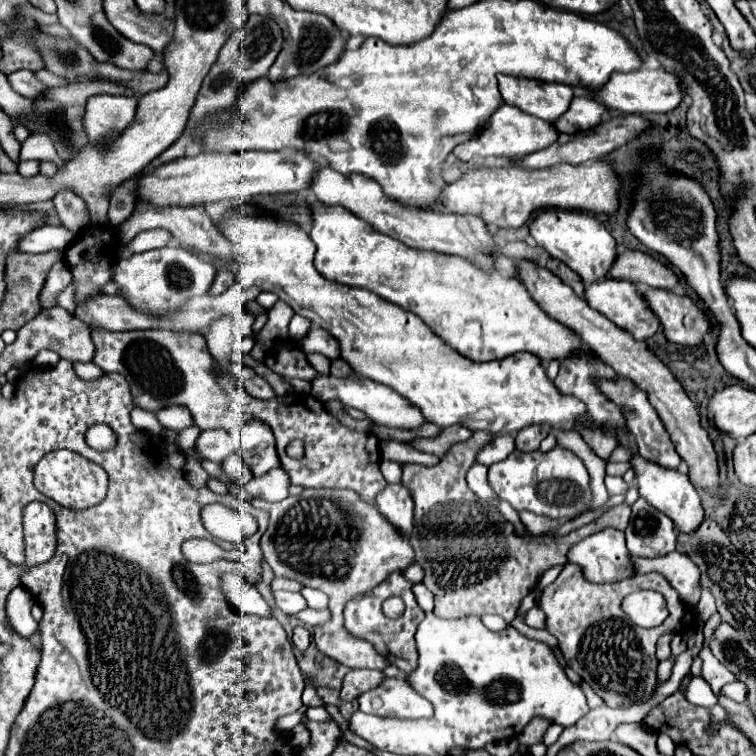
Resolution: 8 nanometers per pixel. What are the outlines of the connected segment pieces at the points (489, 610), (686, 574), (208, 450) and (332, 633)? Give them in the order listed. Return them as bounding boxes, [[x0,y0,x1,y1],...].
[[403,432,631,622],[631,552,701,606],[195,430,239,462],[251,488,413,670]]

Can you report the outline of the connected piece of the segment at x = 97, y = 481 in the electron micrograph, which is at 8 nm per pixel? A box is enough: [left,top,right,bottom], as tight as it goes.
[35,450,107,510]

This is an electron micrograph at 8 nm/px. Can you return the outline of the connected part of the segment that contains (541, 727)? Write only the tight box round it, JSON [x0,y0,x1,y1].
[519,720,551,746]

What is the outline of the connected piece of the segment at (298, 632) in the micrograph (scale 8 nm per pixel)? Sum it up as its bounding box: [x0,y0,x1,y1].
[293,626,311,650]

